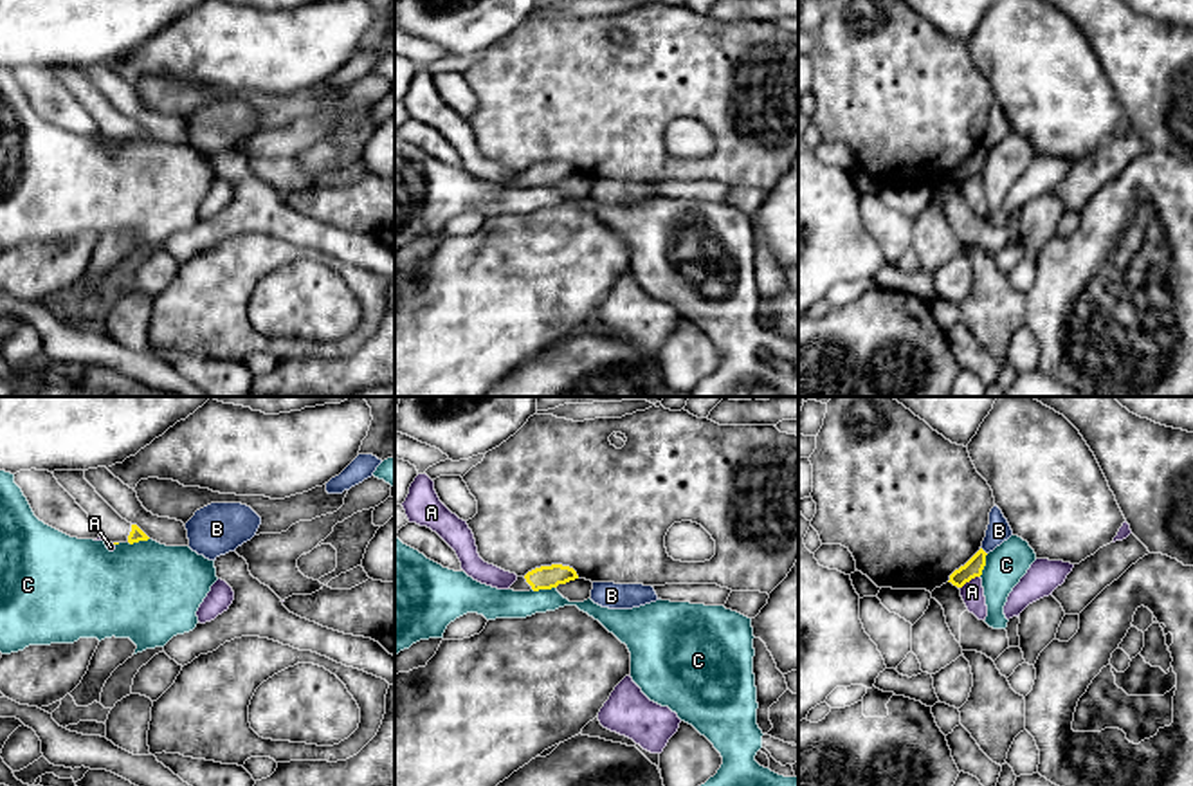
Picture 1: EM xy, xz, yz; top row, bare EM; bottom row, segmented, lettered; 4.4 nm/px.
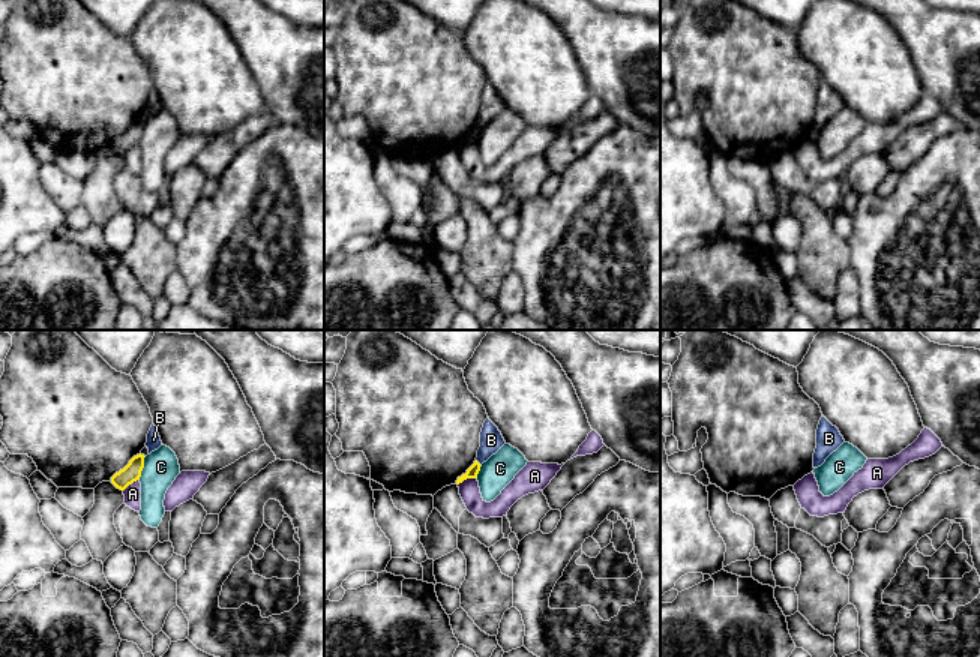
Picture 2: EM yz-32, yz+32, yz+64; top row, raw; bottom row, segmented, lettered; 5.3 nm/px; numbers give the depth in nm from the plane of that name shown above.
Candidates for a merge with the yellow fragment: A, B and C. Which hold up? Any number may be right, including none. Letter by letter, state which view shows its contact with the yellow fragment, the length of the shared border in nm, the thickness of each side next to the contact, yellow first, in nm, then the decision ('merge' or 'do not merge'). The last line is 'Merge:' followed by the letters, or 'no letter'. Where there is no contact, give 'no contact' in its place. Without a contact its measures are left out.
A: yz | 110 nm | 80/100 nm | do not merge
B: yz | 50 nm | 80/110 nm | do not merge
C: xz | 110 nm | 110/140 nm | do not merge
Merge: no letter

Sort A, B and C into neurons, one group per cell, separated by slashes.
A / B / C

